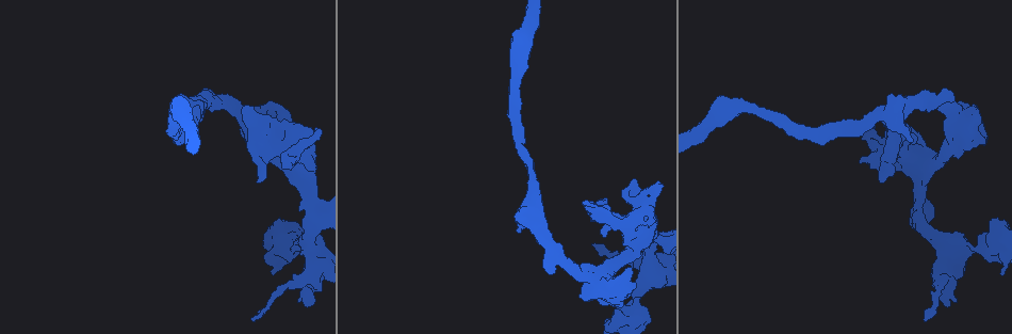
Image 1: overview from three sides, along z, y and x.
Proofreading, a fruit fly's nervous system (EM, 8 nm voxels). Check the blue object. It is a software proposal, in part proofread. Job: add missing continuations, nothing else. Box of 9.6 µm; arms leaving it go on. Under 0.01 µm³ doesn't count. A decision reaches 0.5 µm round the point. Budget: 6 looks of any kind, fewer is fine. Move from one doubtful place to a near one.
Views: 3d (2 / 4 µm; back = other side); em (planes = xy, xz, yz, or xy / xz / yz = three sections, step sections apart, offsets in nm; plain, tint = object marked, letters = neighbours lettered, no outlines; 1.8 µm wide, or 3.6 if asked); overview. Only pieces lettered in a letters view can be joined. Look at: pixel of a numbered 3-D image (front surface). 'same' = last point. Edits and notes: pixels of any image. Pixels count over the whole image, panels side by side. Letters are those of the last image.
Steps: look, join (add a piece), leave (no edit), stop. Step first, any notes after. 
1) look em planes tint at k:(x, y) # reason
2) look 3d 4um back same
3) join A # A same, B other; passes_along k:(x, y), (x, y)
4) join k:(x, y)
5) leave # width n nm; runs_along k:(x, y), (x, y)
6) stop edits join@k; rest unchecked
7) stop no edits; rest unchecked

look 3d 4um at 1:(986, 244) # branch stops here

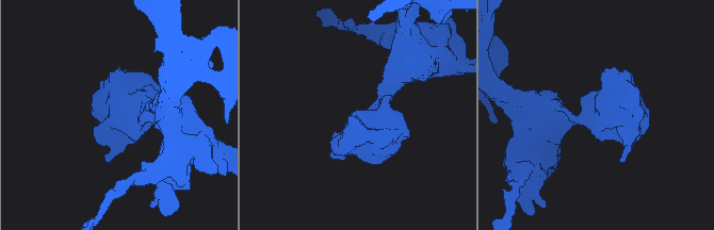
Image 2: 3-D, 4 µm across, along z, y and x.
look em xy step 16 tint at 2:(356, 110) # arm_widths 180, 340 nm; shape alone is not enough

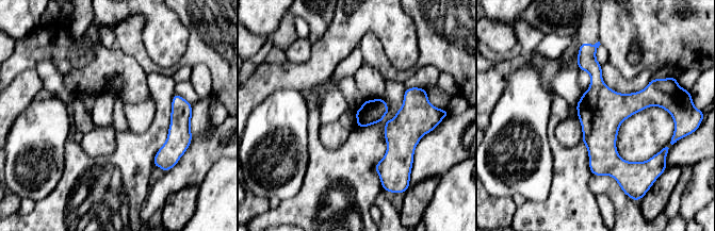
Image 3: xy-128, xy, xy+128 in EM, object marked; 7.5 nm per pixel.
look em planes letters same # cut it another way

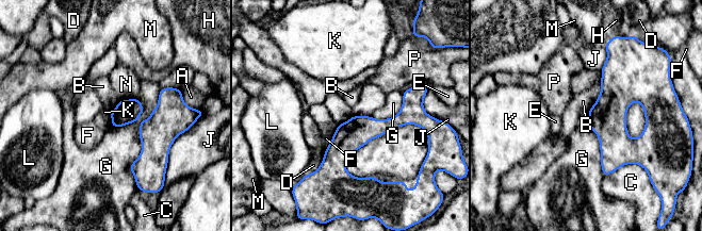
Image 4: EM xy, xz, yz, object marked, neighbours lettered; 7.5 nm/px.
leave # width 180 nm; A other, B other, C other, D other, E other, F other, G other, H other, J other, K other, L other, M other, N other, P other; border 4:(109, 111), (113, 127); none of them fits

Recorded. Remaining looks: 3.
look 3d 2um at 1:(313, 277) # sharp bend

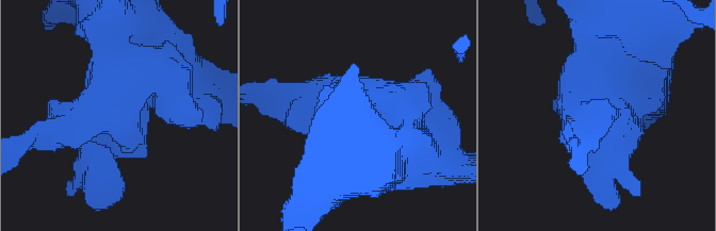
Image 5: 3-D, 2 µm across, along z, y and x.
look em planes letters at 5:(118, 112) # now the EM

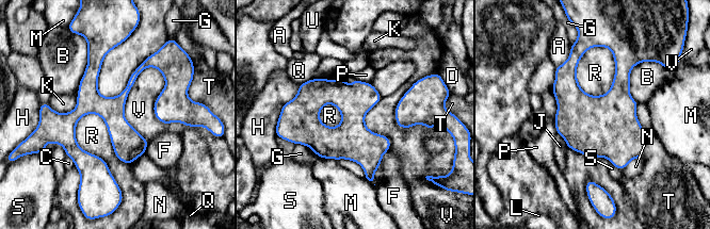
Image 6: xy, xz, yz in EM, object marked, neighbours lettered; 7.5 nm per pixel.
leave # width 200 nm; A other, B other, C other, D other, F other, G other, H other, J other, K other, L other, M other, N other, P other, Q other, R other, S other, T other, U other, V other; border 6:(152, 66), (124, 111), (148, 141); none of them fits

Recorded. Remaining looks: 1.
stop no edits; rest unchecked

